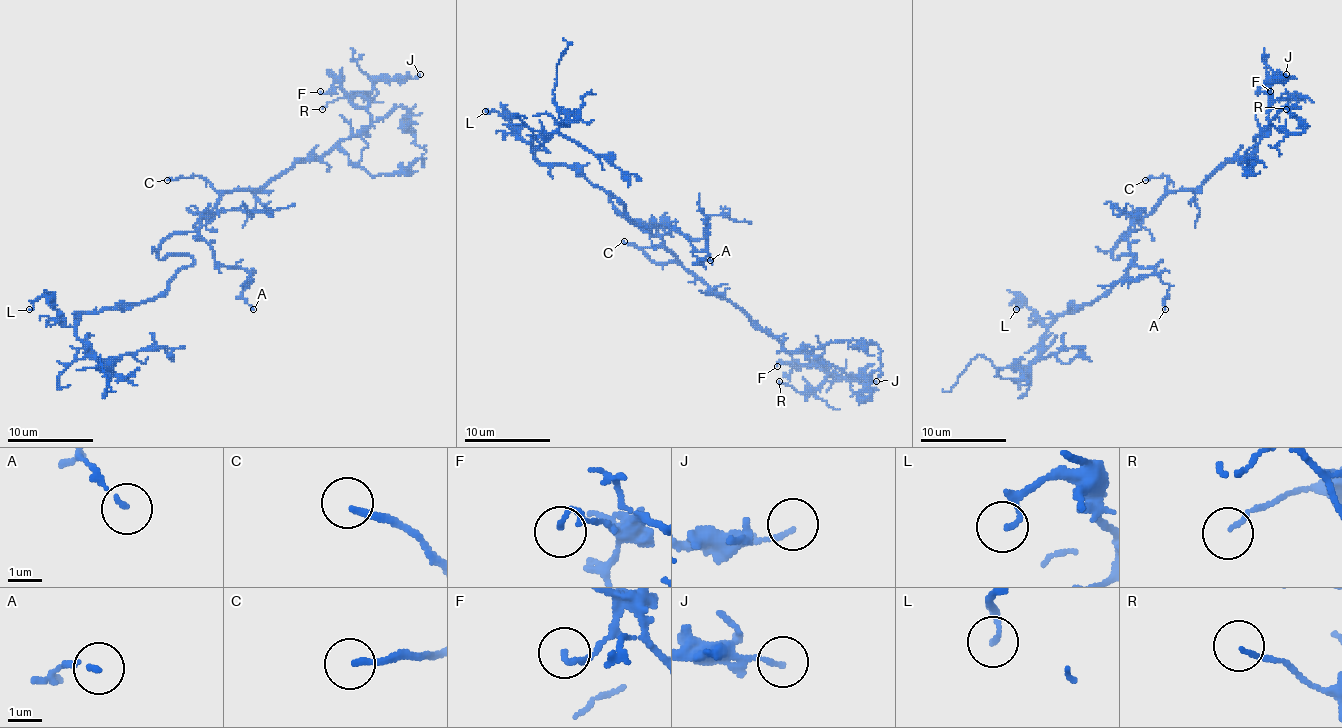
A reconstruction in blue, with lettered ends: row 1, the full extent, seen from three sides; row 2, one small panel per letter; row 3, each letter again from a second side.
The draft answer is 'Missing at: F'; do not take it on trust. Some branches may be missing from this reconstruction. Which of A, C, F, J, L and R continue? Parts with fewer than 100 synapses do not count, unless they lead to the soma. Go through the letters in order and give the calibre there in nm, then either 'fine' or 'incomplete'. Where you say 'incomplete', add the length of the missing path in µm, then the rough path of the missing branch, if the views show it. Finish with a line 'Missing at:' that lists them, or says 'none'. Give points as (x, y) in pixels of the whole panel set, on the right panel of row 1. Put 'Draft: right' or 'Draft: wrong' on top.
Draft: wrong
A: 110 nm | fine
C: 180 nm | incomplete | 60 µm | (1145, 180), (1128, 180), (1076, 204), (1007, 191), (992, 178), (983, 182), (977, 208), (1016, 247), (1063, 257)
F: 130 nm | fine
J: 120 nm | fine
L: 110 nm | fine
R: 110 nm | fine
Missing at: C

